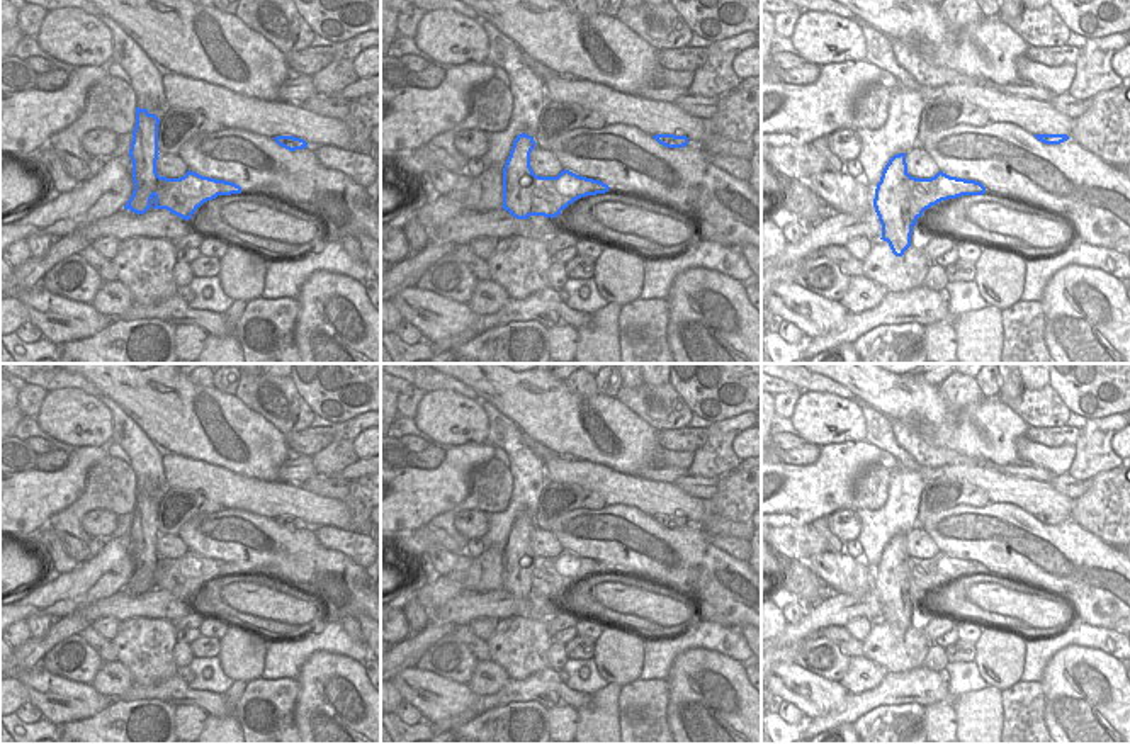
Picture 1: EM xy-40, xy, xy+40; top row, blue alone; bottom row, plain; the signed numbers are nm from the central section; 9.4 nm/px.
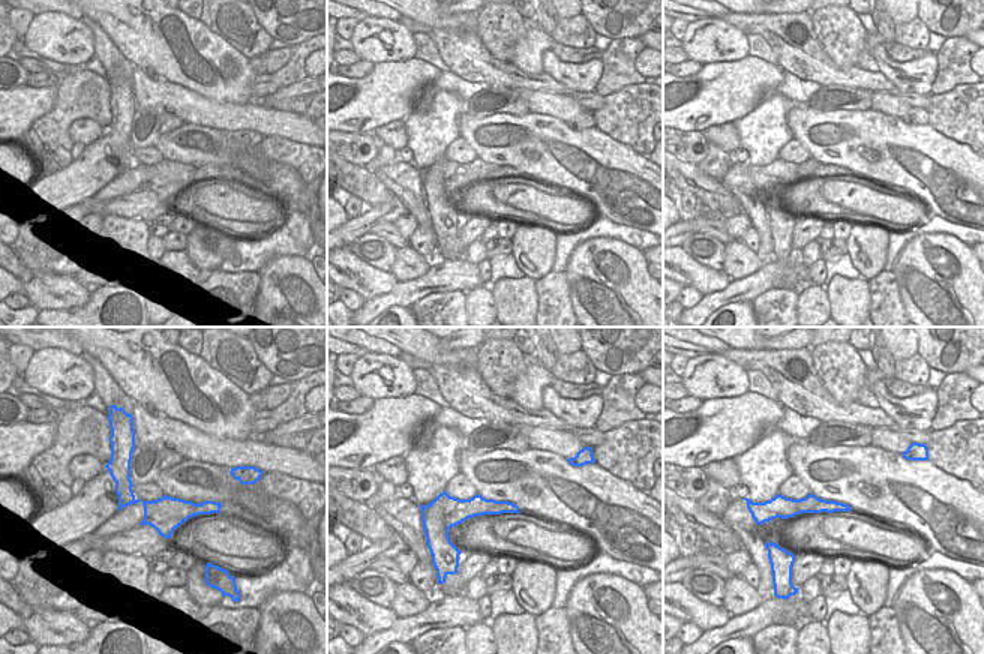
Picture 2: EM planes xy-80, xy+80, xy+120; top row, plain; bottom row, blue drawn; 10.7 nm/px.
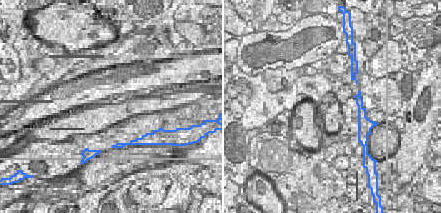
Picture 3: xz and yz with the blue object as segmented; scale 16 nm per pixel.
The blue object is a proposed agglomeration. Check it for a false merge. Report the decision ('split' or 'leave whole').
split

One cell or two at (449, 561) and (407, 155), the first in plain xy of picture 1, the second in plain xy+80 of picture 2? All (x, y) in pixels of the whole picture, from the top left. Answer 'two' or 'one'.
two

